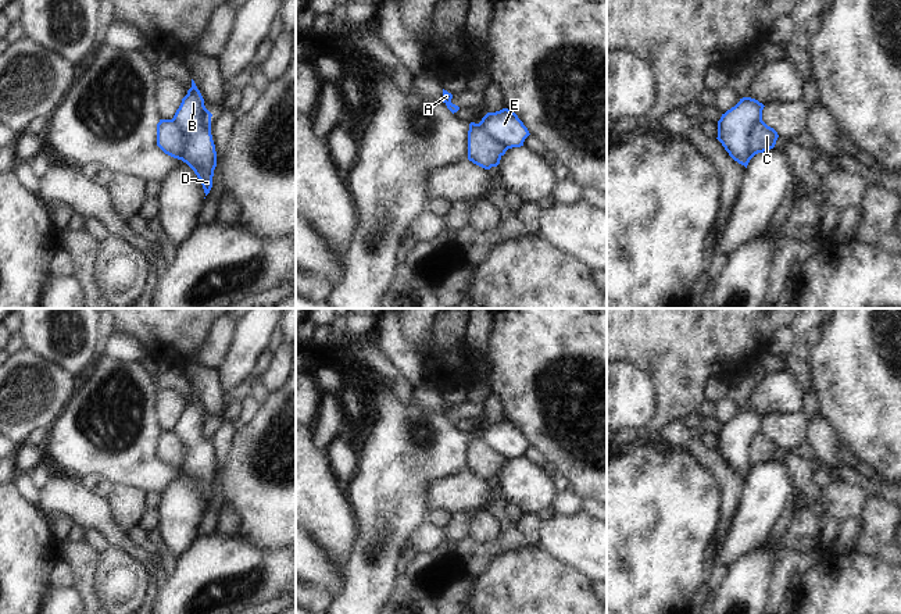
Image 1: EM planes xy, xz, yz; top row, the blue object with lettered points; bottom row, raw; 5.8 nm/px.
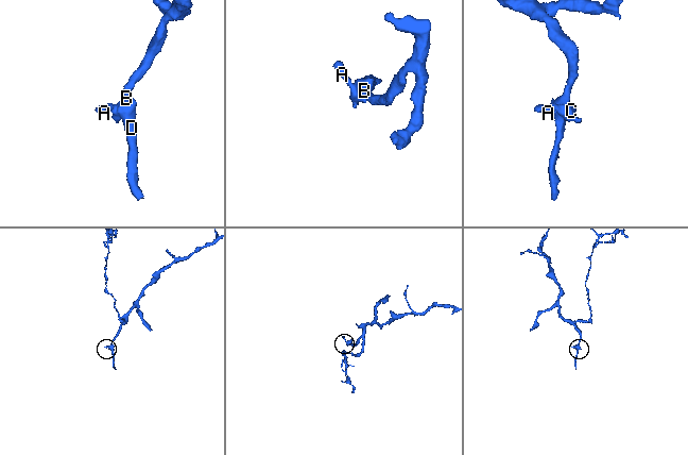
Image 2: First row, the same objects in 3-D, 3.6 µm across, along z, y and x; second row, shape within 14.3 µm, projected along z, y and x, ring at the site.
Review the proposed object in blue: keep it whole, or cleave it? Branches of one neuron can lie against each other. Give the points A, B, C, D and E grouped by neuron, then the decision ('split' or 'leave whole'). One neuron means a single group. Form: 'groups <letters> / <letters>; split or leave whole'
groups A C / B D E; split

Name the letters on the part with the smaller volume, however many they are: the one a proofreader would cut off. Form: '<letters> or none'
A, C

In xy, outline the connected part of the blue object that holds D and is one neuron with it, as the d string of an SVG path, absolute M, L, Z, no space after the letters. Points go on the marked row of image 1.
M192 79L192 88L182 99L174 121L183 135L180 160L186 163L200 179L205 196L212 188L217 151L211 135L212 114L205 108L204 99Z

